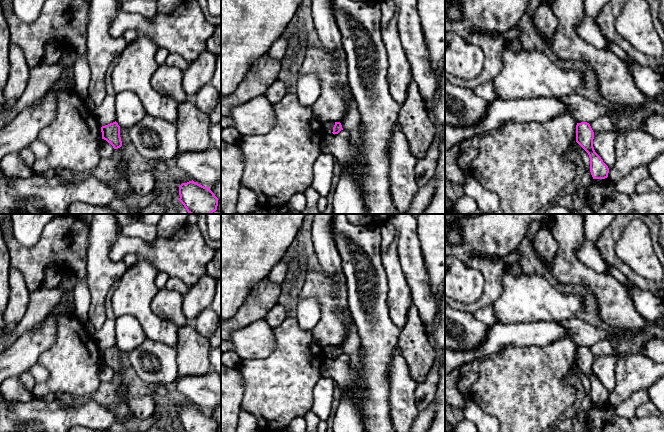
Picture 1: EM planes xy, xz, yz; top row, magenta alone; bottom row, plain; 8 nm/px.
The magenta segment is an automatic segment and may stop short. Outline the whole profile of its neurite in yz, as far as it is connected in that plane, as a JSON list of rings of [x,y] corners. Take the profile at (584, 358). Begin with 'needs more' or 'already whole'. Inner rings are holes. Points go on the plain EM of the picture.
already whole; [[[587,346],[577,347],[576,366],[588,377],[590,382],[590,396],[593,403],[605,403],[608,401],[609,392],[593,371],[594,356]]]

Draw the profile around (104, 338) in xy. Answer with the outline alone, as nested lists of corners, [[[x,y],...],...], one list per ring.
[[[106,319],[102,328],[92,336],[99,350],[105,350],[116,345],[116,320]]]

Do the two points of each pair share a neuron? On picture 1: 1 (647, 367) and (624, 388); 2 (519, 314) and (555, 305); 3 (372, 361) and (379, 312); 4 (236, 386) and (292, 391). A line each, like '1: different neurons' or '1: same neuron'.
1: same neuron
2: same neuron
3: same neuron
4: different neurons

